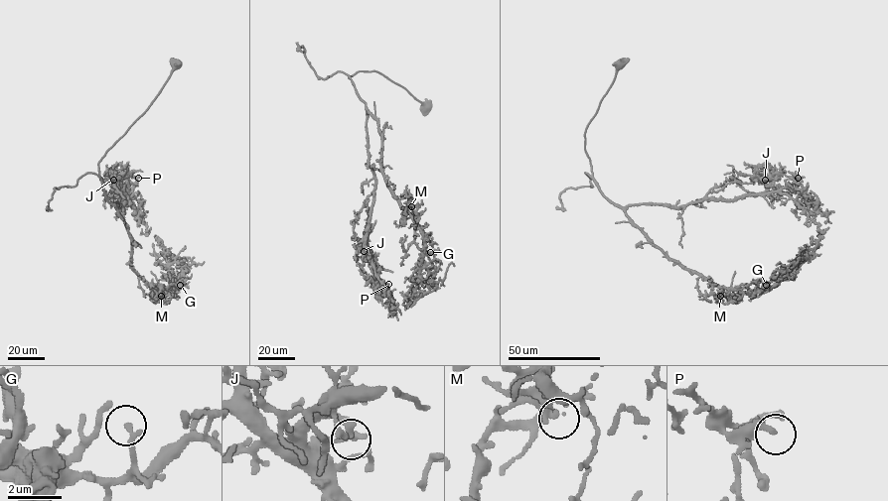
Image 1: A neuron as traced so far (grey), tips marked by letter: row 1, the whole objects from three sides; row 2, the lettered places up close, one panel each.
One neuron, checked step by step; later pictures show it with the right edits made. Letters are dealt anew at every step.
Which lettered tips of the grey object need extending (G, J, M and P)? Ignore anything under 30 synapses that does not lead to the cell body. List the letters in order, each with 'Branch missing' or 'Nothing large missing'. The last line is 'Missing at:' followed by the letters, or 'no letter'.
G: Nothing large missing
J: Nothing large missing
M: Nothing large missing
P: Nothing large missing
Missing at: no letter

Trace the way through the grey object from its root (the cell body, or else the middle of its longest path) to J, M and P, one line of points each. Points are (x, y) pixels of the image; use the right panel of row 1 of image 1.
J: (620, 64), (585, 133), (593, 179), (612, 202), (680, 207), (705, 199), (733, 199), (762, 193), (765, 180)
M: (620, 64), (585, 133), (593, 179), (653, 244), (684, 268), (706, 278), (712, 283), (711, 293), (720, 296)
P: (620, 64), (585, 133), (593, 179), (617, 206), (733, 199), (797, 188), (798, 178)

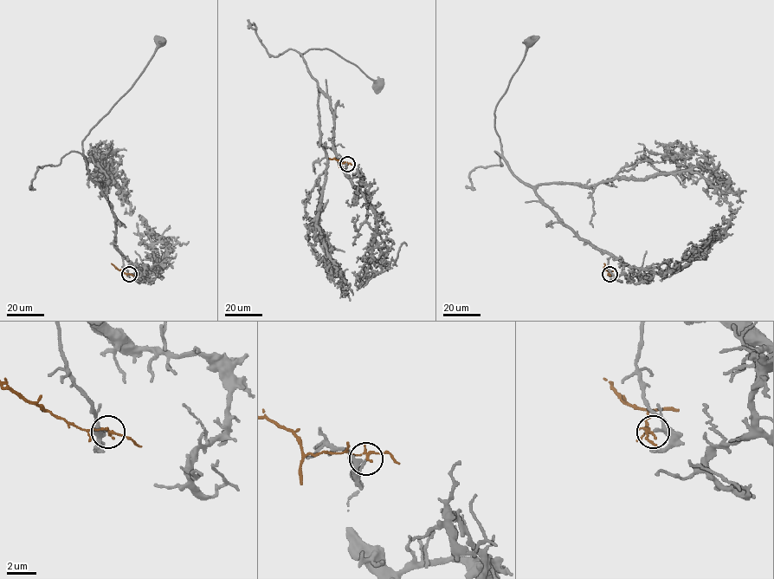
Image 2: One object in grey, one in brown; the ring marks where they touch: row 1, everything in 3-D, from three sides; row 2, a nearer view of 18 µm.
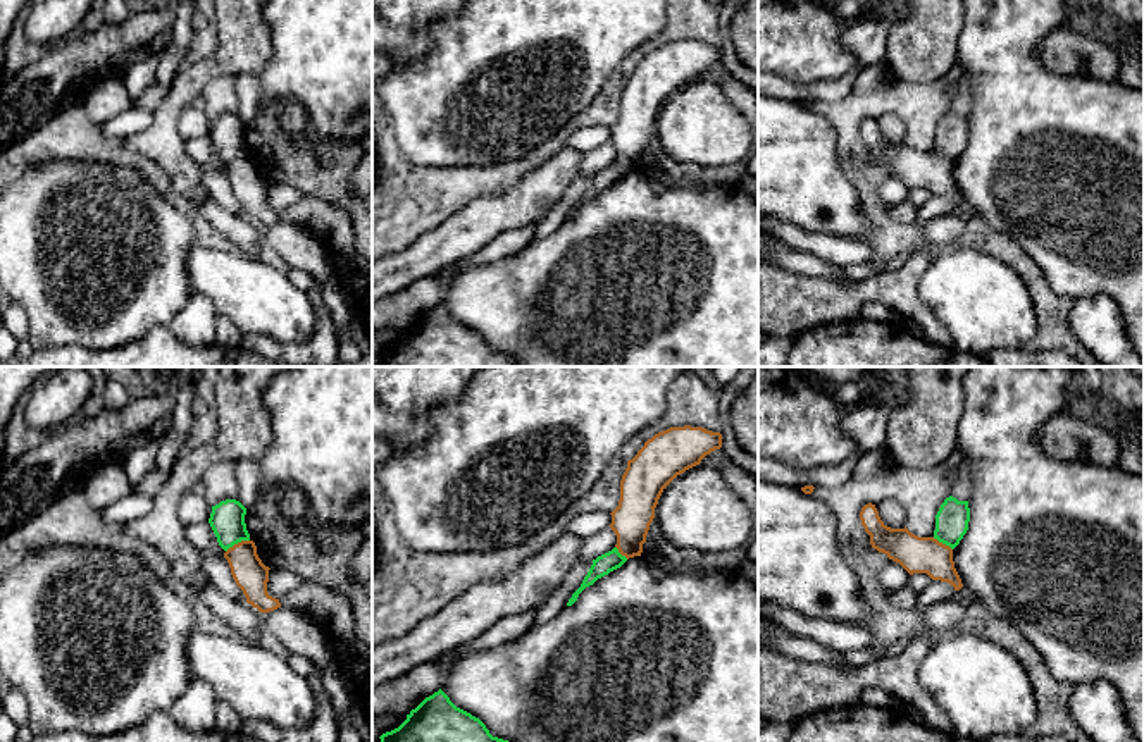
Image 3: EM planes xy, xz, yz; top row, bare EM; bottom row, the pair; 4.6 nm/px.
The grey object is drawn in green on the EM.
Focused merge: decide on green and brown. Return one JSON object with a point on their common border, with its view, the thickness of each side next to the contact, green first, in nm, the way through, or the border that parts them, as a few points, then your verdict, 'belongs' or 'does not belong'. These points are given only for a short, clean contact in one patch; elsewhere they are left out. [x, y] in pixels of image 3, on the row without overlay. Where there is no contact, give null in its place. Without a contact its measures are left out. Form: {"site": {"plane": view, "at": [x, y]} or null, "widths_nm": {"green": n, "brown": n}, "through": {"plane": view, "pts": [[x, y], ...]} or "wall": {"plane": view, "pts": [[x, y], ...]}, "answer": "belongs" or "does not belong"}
{"site": {"plane": "xy", "at": [236, 157]}, "widths_nm": {"green": 160, "brown": 160}, "wall": {"plane": "xy", "pts": [[248, 154], [235, 157], [226, 166]]}, "answer": "does not belong"}

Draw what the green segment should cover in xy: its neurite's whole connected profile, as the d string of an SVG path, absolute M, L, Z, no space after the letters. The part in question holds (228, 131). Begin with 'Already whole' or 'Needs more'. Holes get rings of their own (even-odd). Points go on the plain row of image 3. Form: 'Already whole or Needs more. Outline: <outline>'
Already whole. Outline: M226 114L212 121L208 138L224 165L241 155L250 155L245 129L246 122L236 114Z

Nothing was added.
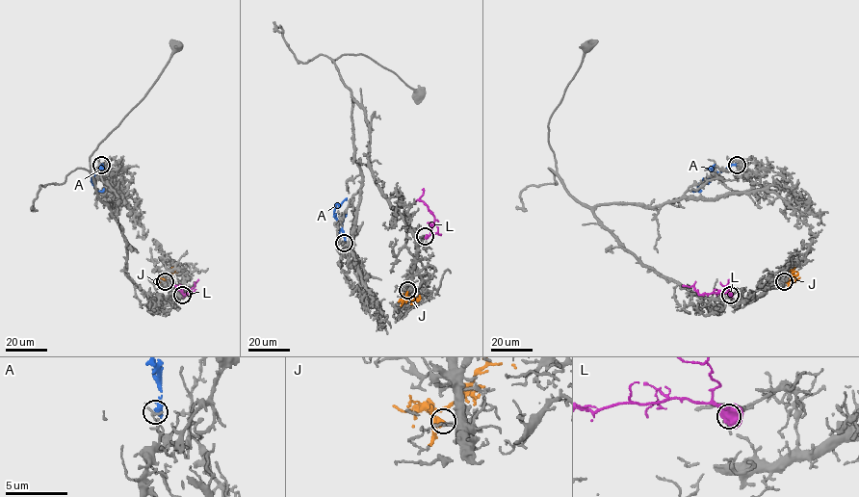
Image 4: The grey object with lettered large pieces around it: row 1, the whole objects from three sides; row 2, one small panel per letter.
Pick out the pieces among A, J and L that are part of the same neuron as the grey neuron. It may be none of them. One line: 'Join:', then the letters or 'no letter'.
Join: J

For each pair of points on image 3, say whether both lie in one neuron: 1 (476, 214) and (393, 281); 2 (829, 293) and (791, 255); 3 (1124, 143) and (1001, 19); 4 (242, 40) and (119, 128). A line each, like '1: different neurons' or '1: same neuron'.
1: same neuron
2: different neurons
3: same neuron
4: different neurons

